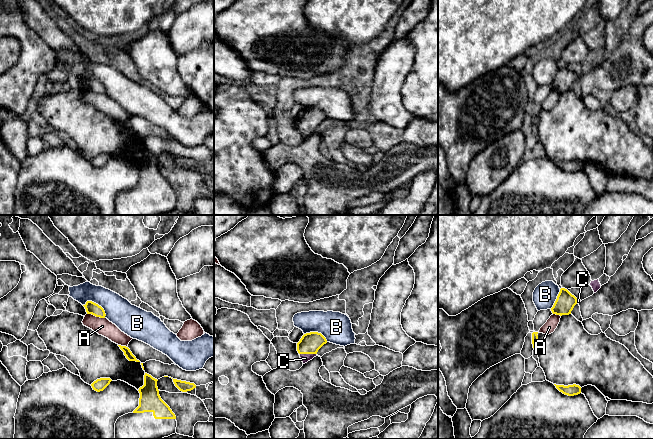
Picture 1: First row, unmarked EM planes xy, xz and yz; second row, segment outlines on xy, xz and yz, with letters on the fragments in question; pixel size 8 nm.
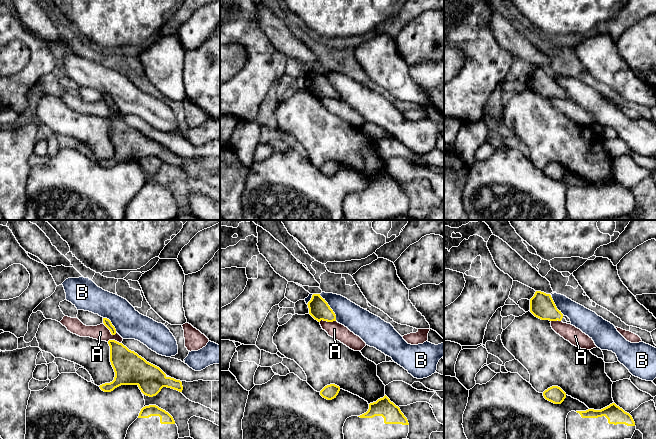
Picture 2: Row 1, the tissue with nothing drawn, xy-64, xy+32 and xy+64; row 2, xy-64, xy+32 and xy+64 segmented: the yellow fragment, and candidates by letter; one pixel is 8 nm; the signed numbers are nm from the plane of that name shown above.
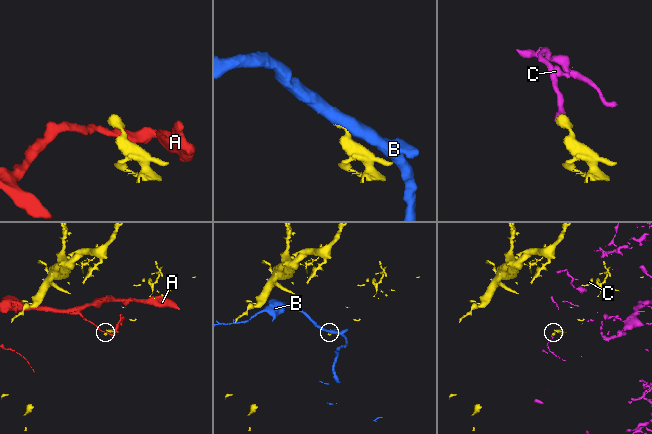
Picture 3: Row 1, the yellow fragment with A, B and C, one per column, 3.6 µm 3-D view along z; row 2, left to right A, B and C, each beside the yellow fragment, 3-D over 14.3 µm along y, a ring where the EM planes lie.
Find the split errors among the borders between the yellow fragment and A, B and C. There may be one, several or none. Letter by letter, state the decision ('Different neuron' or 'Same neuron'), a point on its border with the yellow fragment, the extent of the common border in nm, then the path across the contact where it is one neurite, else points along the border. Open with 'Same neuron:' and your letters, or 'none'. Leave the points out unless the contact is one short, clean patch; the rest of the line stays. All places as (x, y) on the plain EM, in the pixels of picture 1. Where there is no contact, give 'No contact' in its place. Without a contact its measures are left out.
Same neuron: none
A: Different neuron. Touches yellow at xy (96, 92). Shared border 150 nm
B: Different neuron. Touches yellow at xy (97, 80). Shared border 220 nm. Boundary: xy (83, 80), (87, 77), (97, 79), (103, 85), (105, 93)
C: Different neuron. Touches yellow at xz (308, 129). Shared border 140 nm

